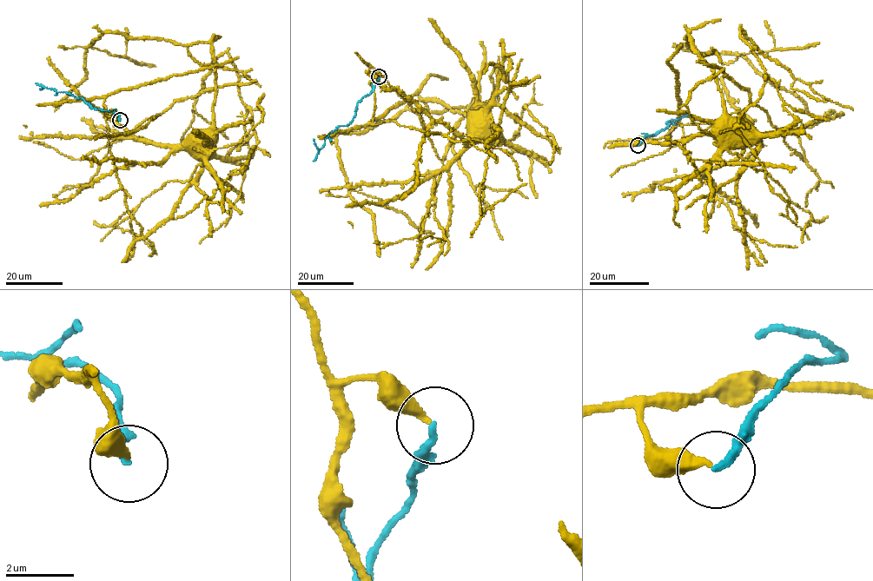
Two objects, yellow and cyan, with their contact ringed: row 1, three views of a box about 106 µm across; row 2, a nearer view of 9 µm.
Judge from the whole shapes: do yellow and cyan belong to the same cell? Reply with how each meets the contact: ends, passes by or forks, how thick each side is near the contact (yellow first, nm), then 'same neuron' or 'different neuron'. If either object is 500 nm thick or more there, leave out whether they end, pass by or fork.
yellow ends; cyan ends; calibres 320 and 200 nm; different neuron

